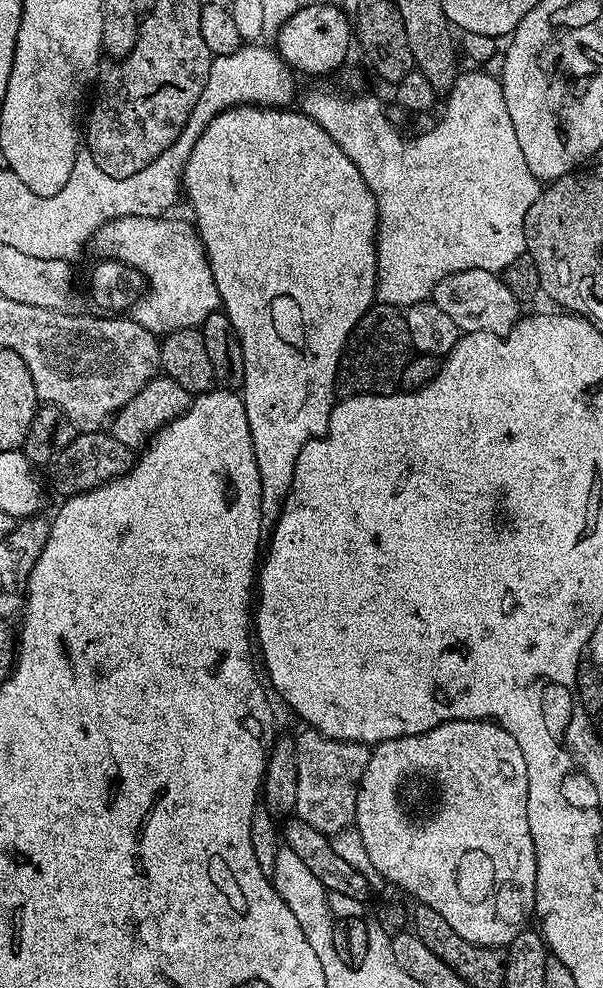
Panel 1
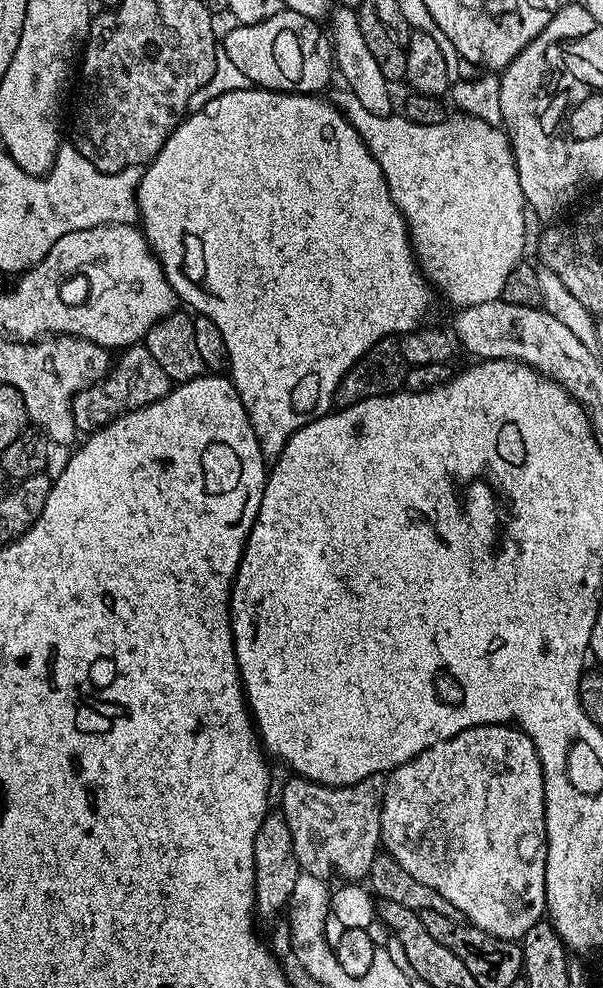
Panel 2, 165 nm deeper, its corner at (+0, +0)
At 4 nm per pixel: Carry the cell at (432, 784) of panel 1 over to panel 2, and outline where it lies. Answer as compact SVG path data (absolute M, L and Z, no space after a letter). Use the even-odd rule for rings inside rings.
M479 724L399 764L387 773L384 782L380 843L392 856L378 854L366 877L380 900L399 902L417 912L438 910L438 914L447 916L459 913L486 934L523 940L526 930L546 916L544 775L532 739L515 726Z

